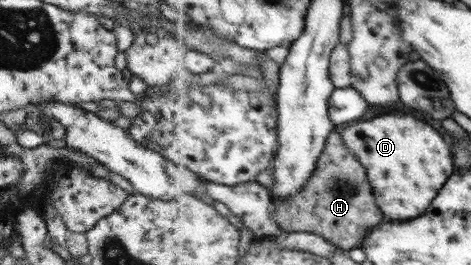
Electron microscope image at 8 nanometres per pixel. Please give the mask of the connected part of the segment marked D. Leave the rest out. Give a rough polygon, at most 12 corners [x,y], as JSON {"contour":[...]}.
{"contour":[[409,114],[342,130],[387,220],[423,216],[455,175]]}

